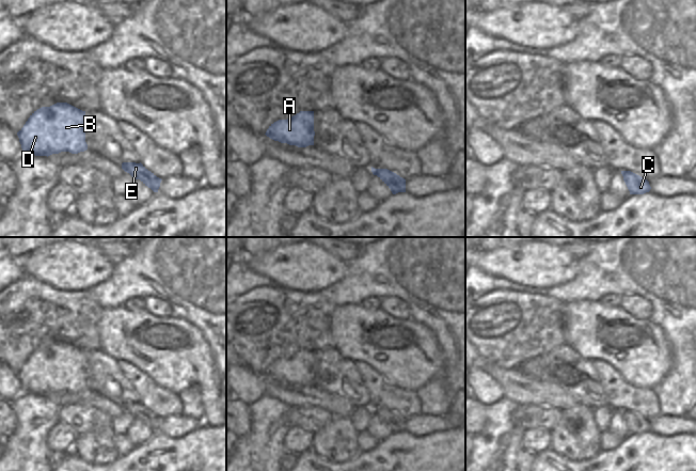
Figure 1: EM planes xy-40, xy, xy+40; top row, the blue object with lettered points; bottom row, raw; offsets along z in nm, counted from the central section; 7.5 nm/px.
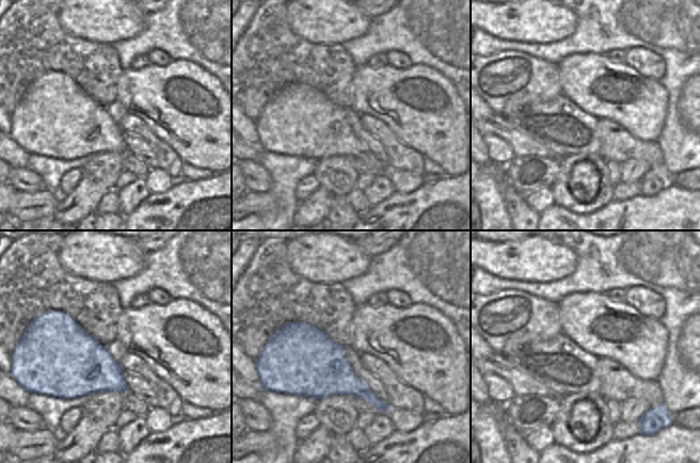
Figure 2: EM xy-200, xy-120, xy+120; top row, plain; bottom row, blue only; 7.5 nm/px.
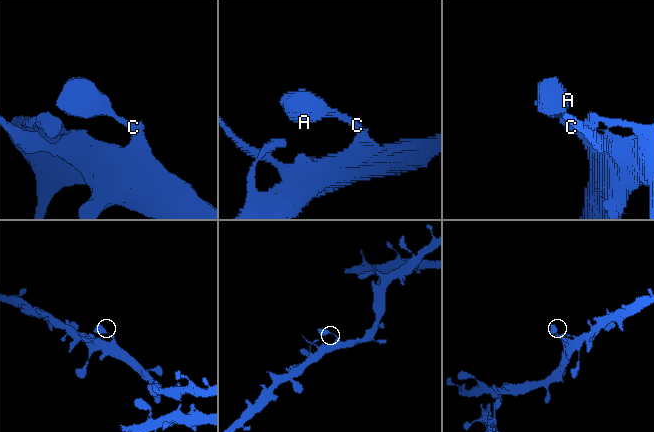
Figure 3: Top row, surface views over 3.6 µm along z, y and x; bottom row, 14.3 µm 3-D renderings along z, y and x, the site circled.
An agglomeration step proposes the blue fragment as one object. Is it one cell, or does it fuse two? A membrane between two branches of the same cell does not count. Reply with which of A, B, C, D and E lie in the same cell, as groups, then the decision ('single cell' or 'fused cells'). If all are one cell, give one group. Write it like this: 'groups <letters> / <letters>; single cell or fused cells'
groups A B C D E; single cell

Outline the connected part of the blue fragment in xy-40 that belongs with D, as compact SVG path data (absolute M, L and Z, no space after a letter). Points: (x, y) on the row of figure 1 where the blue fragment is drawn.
M57 103L34 111L17 132L23 154L50 156L61 152L78 154L88 150L85 111Z

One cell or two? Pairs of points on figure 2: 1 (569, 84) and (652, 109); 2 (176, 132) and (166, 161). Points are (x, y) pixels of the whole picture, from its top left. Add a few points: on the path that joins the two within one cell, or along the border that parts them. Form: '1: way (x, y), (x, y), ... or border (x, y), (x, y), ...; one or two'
1: way (589, 95), (621, 112), (632, 109); one
2: border (153, 130), (184, 162); two

